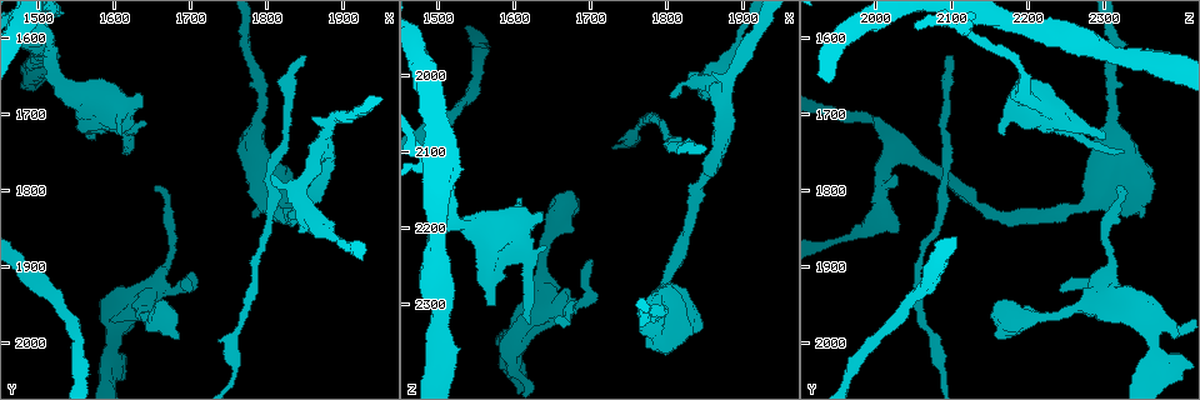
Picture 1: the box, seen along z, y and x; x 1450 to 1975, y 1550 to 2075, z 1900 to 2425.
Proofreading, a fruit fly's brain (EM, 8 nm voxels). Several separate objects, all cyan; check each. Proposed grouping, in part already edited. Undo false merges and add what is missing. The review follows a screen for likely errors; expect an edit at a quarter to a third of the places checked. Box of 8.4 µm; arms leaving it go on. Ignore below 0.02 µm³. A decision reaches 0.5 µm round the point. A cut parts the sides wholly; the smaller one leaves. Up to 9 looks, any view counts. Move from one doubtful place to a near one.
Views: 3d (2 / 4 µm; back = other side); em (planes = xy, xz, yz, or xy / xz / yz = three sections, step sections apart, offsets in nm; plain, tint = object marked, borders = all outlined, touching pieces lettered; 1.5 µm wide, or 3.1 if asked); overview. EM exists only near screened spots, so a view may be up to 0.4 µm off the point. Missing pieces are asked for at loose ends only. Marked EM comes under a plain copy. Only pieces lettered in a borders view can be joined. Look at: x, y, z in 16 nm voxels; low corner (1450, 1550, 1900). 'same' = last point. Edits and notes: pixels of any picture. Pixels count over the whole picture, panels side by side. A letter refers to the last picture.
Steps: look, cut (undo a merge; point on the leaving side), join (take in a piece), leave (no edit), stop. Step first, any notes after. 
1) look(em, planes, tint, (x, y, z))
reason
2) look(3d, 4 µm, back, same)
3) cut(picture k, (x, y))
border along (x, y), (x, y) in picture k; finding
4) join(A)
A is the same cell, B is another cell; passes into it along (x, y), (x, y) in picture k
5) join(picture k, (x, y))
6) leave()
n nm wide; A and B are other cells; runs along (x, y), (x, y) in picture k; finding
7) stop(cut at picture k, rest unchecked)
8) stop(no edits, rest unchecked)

look(3d, 4 µm, (1805, 1780, 2025))
branch stops here

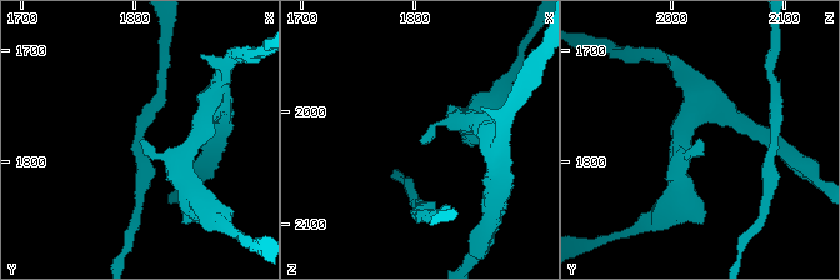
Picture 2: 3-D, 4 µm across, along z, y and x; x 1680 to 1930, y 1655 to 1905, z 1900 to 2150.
look(em, planes, borders, (1806, 1780, 2022))
shape alone is not enough

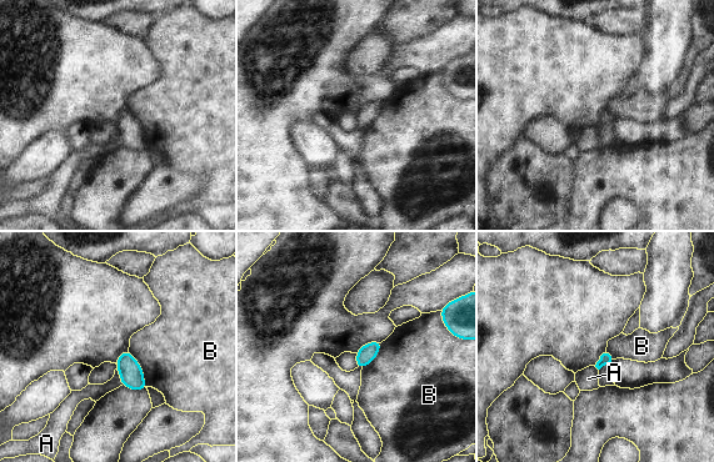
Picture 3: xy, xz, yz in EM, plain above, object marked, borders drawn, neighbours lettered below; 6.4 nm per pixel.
leave()
A and B are other cells; border along (129, 350), (139, 363), (148, 386) in picture 3; no lettered piece goes on from it

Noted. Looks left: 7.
look(3d, 4 µm, (1525, 1945, 2045))
a narrow waist

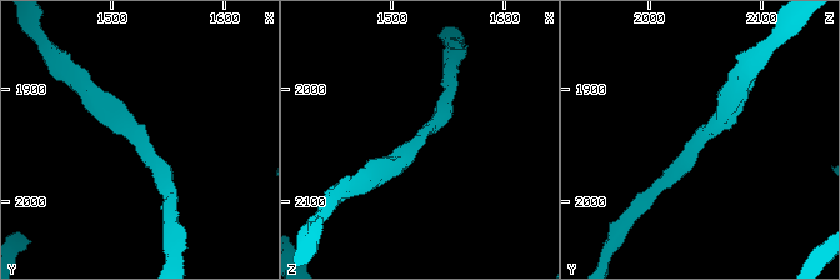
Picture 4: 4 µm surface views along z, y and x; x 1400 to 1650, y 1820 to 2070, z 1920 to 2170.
look(em, planes, tint, (1526, 1946, 2042))
arms of 220, 320 nm

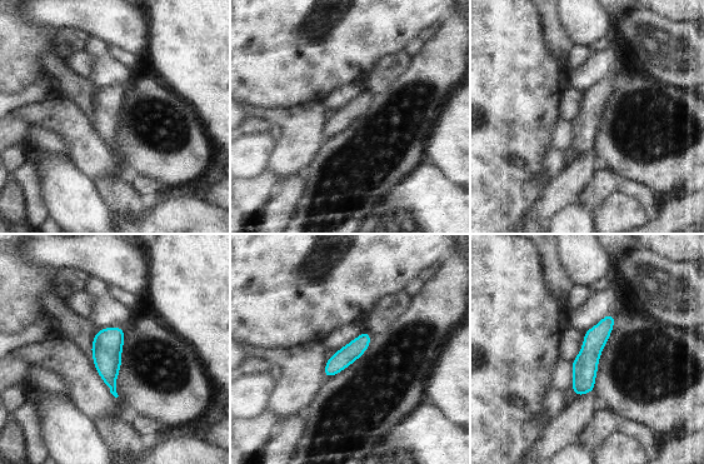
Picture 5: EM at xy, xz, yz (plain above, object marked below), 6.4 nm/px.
look(em, planes, borders, same)

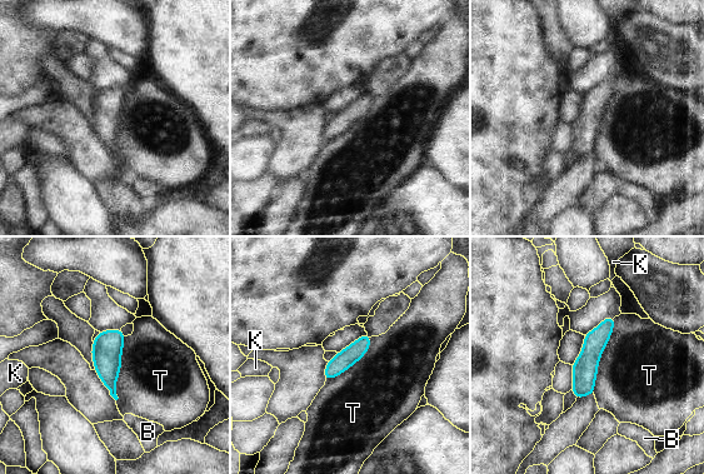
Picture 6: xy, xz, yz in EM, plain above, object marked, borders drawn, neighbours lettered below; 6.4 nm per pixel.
leave()
120 nm wide; B, K and T are other cells; border along (615, 317), (593, 393) in picture 6; all the same neuron

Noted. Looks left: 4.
look(em, planes, tint, (1705, 1930, 2240))
an open end

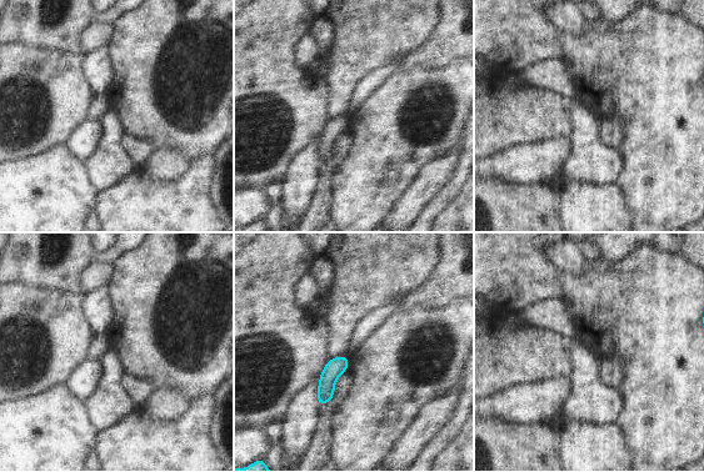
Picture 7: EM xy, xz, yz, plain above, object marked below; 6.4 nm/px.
look(em, planes, borders, same)
what lies round it

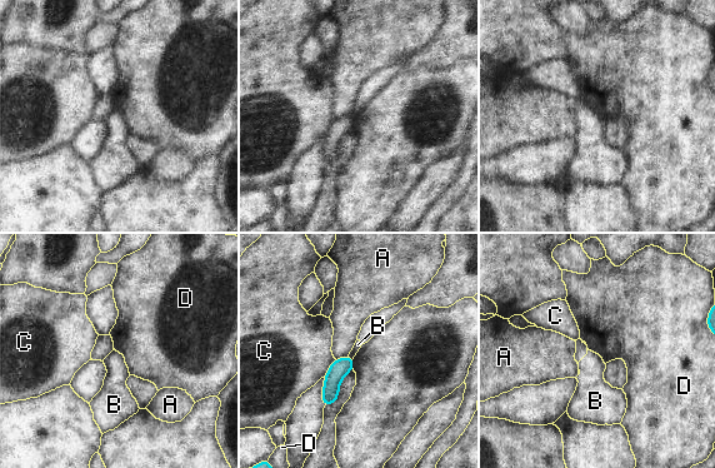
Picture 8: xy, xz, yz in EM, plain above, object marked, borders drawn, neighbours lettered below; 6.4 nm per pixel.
join(B)
B is the same cell, A, C and D are other cells; passes into it along (339, 368), (350, 357), (358, 344) in picture 8; the neuron continues

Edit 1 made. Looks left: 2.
stop(join at picture 8, rest unchecked)

